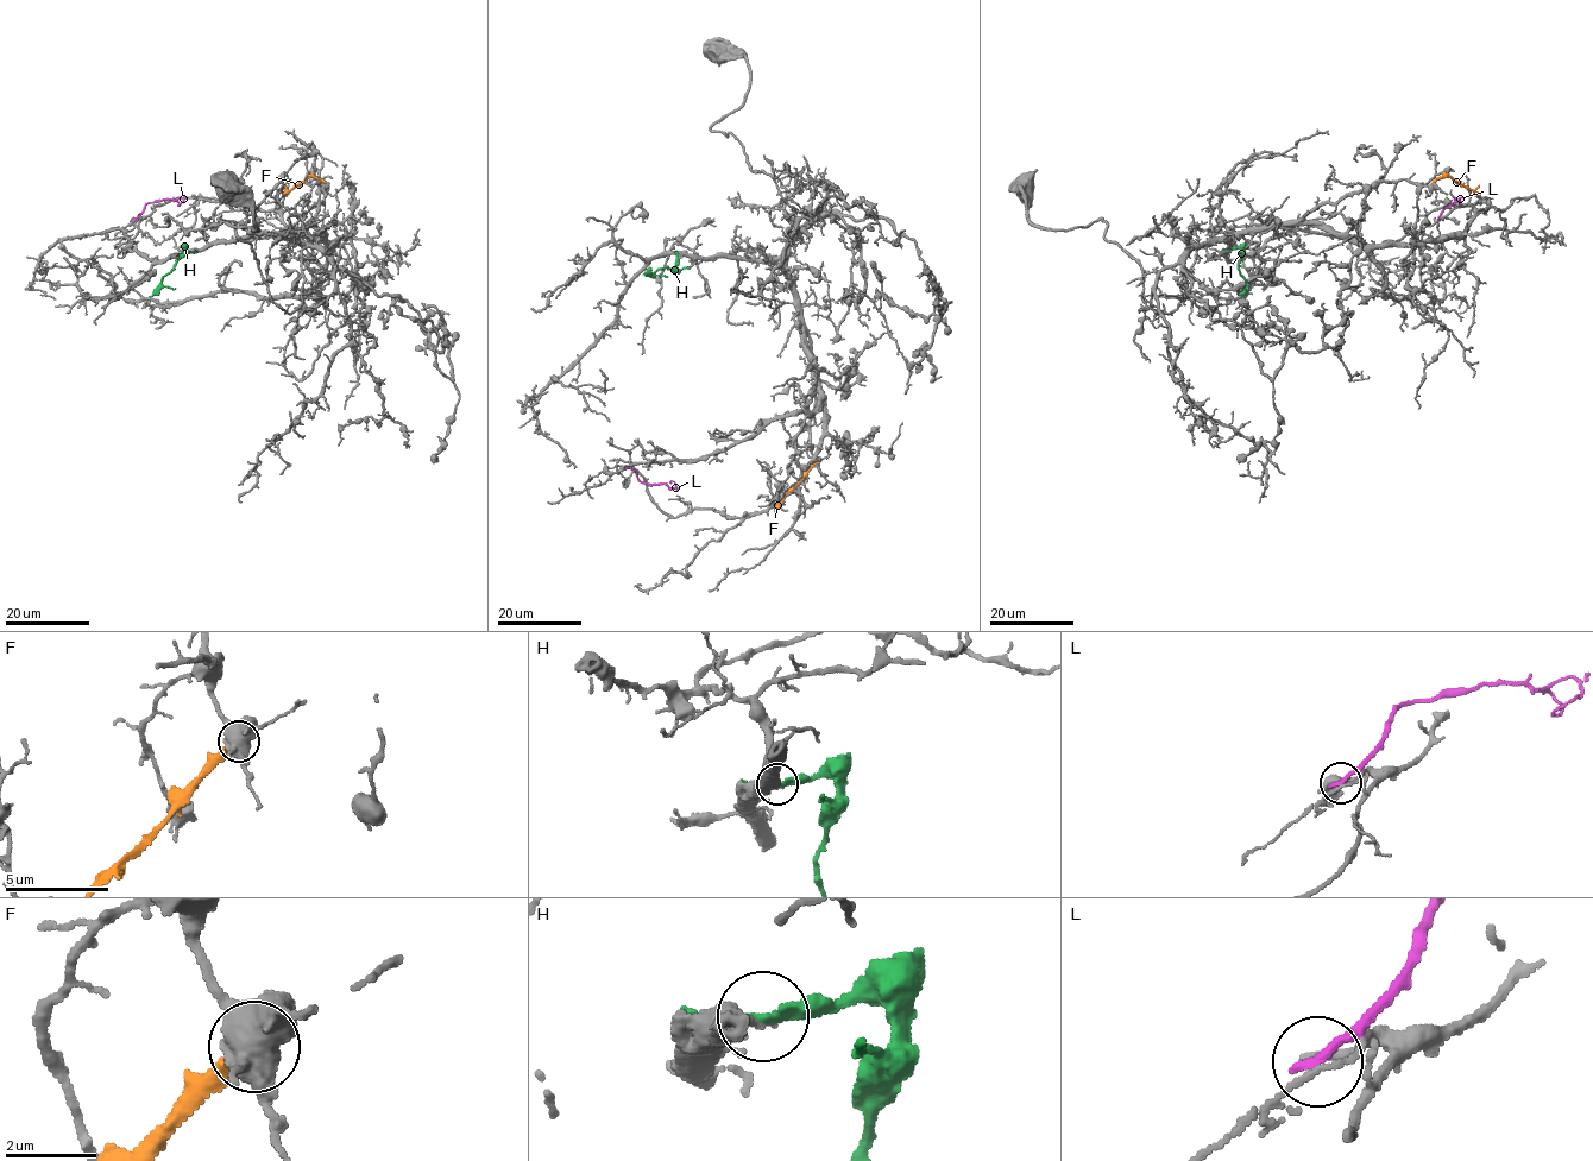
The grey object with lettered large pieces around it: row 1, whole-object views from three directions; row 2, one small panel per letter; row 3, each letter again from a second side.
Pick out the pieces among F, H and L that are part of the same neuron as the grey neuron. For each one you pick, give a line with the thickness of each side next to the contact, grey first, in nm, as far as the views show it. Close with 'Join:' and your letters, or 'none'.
Join: none

